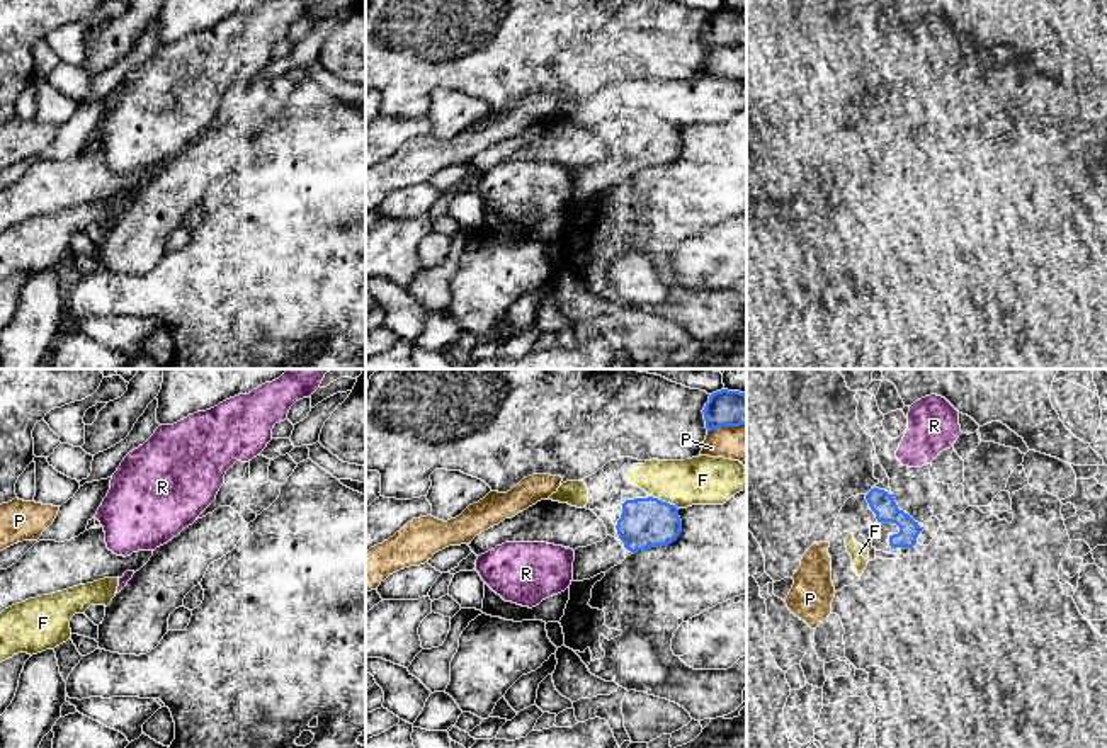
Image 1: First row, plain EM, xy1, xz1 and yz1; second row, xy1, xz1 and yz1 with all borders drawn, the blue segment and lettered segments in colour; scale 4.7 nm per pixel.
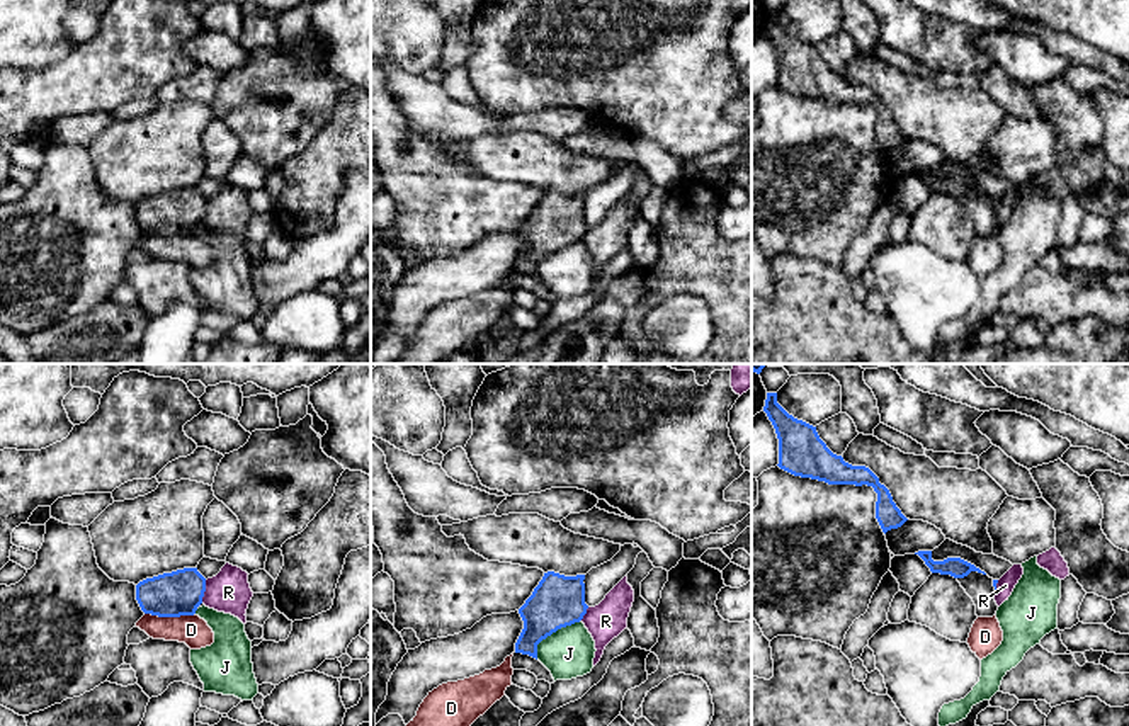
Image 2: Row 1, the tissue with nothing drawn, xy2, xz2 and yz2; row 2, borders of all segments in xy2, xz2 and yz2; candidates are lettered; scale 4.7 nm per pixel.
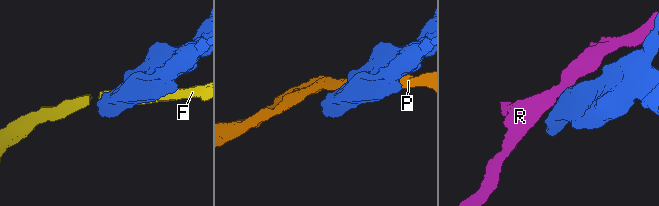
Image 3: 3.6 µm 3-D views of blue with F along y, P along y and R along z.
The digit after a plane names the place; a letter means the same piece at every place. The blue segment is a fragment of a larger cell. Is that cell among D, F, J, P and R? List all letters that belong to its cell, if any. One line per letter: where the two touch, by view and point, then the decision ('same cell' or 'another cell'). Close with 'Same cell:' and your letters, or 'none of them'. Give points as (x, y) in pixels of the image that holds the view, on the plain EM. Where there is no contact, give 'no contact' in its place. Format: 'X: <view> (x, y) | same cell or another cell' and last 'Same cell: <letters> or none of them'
D: xy2 (170, 235) | another cell
F: xz1 (665, 121) | another cell
J: xz2 (551, 252) | another cell
P: xz1 (726, 45) | another cell
R: xy2 (204, 209) | another cell
Same cell: none of them

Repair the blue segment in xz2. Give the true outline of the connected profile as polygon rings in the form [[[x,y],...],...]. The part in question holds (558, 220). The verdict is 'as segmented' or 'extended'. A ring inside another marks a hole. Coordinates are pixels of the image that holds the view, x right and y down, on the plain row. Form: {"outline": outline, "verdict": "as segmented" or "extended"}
{"outline": [[[544,192],[532,214],[519,228],[524,248],[515,262],[515,272],[537,279],[537,264],[542,258],[583,238],[588,228],[583,199],[585,194]]], "verdict": "as segmented"}

